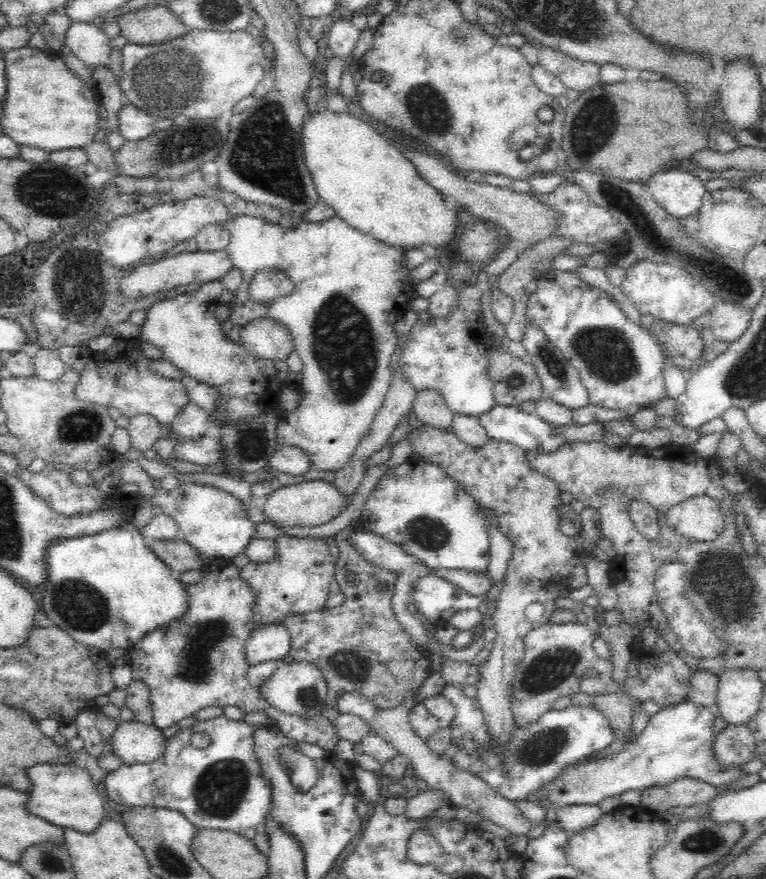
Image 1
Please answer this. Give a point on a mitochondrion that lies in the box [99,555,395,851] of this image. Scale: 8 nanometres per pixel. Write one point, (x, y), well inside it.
(219, 791)

